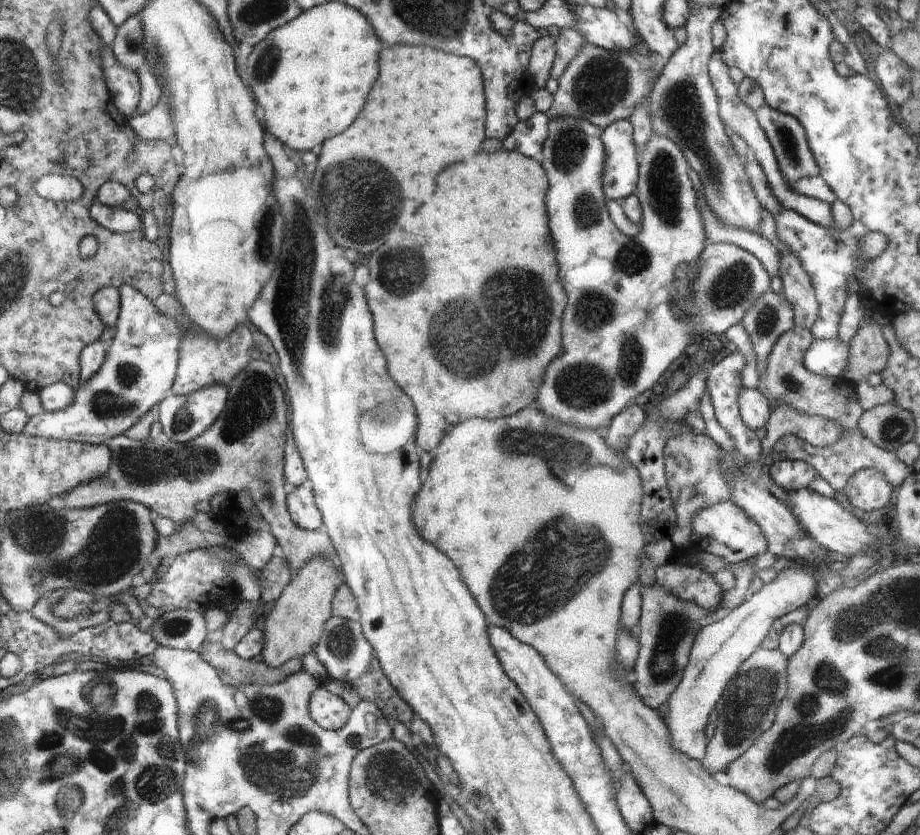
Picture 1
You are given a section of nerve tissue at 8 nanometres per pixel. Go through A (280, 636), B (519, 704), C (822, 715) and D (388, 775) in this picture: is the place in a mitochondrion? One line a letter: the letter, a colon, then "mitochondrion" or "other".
A: other
B: other
C: mitochondrion
D: mitochondrion

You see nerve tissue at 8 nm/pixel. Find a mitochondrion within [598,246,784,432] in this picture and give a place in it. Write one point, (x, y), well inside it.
(730, 288)

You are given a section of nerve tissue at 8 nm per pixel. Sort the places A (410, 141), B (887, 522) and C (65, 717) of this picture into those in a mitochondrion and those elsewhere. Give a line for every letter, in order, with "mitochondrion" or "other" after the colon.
A: other
B: other
C: mitochondrion

